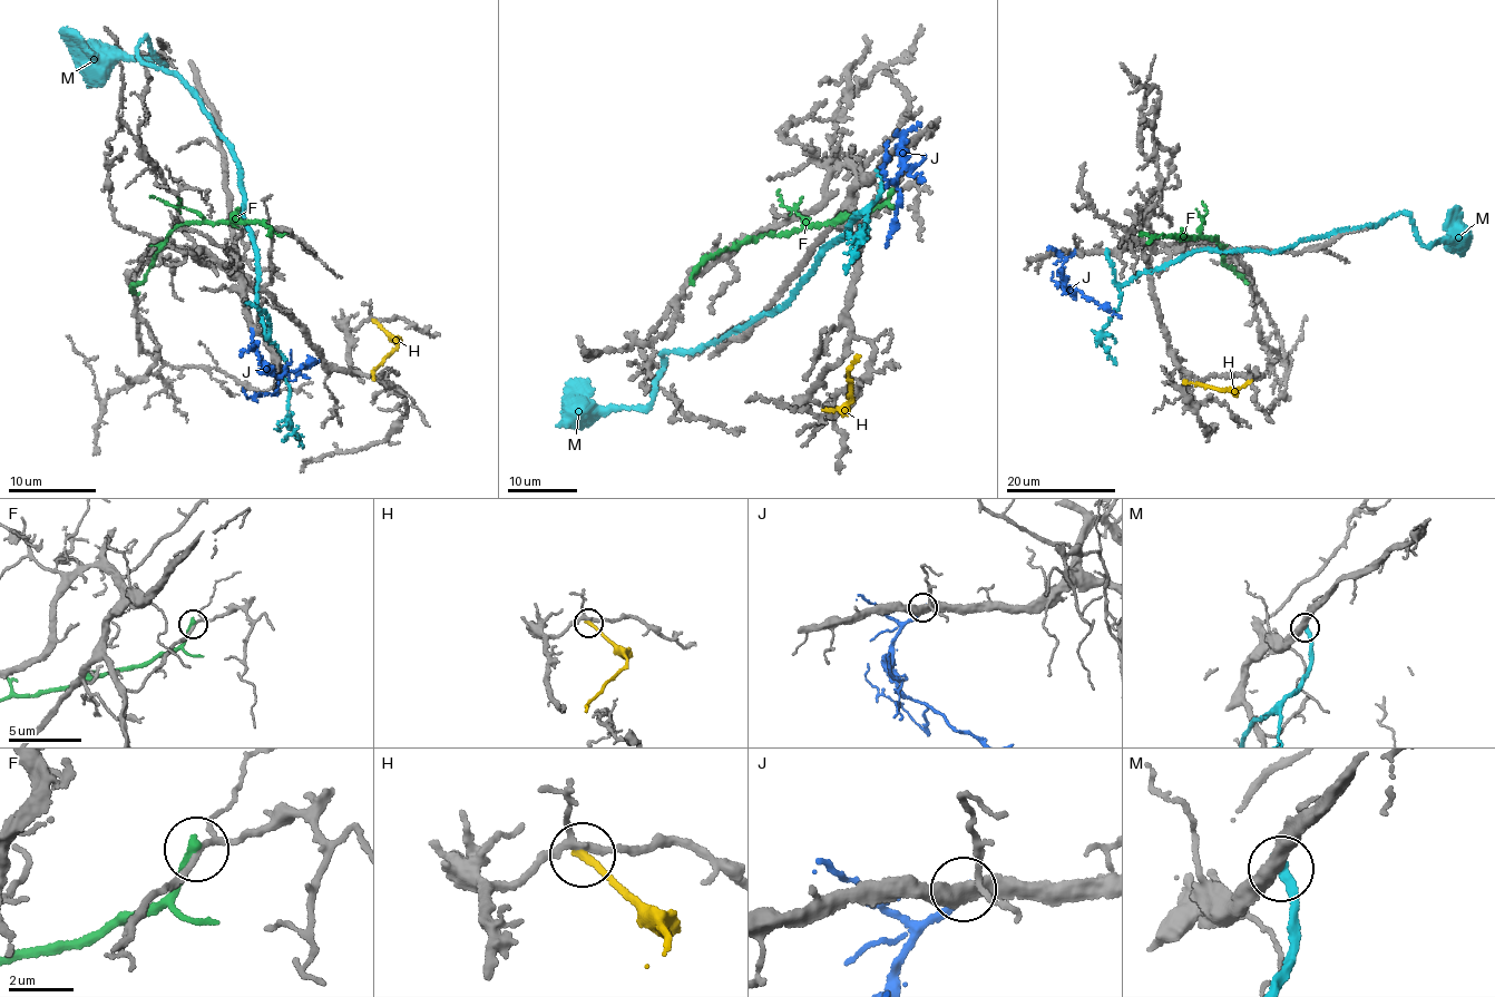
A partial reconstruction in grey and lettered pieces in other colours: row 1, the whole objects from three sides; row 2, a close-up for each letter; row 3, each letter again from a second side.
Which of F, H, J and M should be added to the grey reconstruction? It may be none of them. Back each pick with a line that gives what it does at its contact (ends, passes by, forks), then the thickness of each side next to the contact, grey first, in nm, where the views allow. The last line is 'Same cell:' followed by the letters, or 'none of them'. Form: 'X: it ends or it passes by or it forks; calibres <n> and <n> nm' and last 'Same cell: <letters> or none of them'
J: it ends; calibres 360 and 240 nm
Same cell: J

